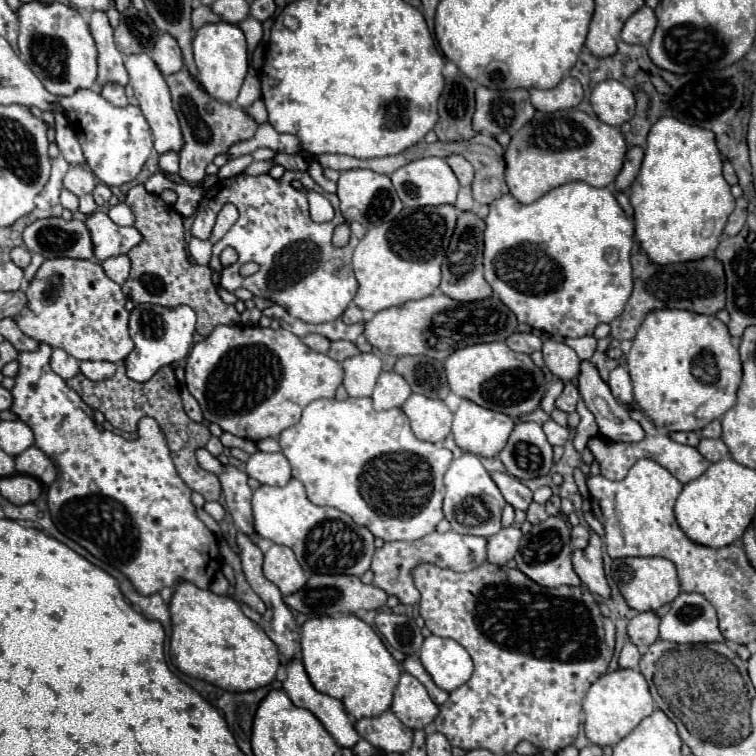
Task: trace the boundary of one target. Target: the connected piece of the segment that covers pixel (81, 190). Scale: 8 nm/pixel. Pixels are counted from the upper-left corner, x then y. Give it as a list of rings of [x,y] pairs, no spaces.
[[[71,166],[69,172],[63,178],[63,186],[69,192],[73,192],[75,196],[85,196],[85,194],[93,192],[95,178],[93,178],[93,174],[87,168],[83,168],[83,166]]]

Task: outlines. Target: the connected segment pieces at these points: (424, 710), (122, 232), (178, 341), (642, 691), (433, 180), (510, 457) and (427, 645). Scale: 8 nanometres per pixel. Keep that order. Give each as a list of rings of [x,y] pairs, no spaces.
[[[403,674],[395,692],[391,712],[411,730],[427,728],[437,716],[439,708],[427,696],[425,686],[411,674]]]
[[[93,212],[85,220],[89,232],[91,232],[91,242],[93,242],[93,254],[99,262],[127,254],[135,244],[141,242],[141,234],[135,228],[123,228],[117,226],[105,212]]]
[[[155,304],[135,306],[129,318],[129,336],[135,348],[125,358],[127,376],[135,382],[147,382],[159,368],[185,360],[185,356],[193,346],[193,334],[195,334],[195,312],[189,306],[177,308],[165,308]]]
[[[615,670],[611,674],[603,674],[587,692],[583,700],[585,712],[585,736],[589,742],[597,746],[613,746],[621,738],[625,738],[643,718],[653,712],[653,698],[649,694],[649,686],[639,670]]]
[[[421,158],[391,174],[391,182],[405,206],[455,204],[459,180],[443,158]]]
[[[519,422],[511,432],[507,446],[499,452],[507,472],[519,480],[545,476],[553,464],[553,446],[535,422]]]
[[[429,636],[423,642],[419,658],[421,658],[421,664],[423,664],[425,672],[445,692],[457,690],[473,674],[471,656],[455,640]]]

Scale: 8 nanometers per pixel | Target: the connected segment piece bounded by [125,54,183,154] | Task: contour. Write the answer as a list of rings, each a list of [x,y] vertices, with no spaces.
[[[133,54],[133,56],[127,56],[125,68],[127,68],[127,72],[129,72],[135,98],[139,100],[139,108],[141,108],[141,112],[143,112],[147,124],[151,126],[155,152],[157,152],[157,154],[165,154],[165,152],[171,152],[171,150],[181,152],[181,148],[183,148],[183,134],[181,134],[181,128],[179,128],[177,114],[175,114],[175,110],[173,110],[173,106],[171,106],[169,88],[167,88],[167,84],[165,84],[163,74],[161,74],[159,68],[157,68],[157,64],[151,60],[149,54]]]

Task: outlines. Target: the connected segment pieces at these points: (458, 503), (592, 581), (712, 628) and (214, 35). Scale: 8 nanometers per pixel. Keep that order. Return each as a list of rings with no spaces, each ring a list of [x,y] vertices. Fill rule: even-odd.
[[[463,454],[461,458],[451,462],[445,474],[445,488],[447,494],[443,500],[443,514],[455,532],[489,538],[503,528],[501,510],[505,506],[505,498],[501,496],[499,488],[495,486],[489,472],[483,468],[475,454]]]
[[[591,534],[587,548],[573,550],[571,562],[575,574],[581,578],[581,584],[585,588],[589,588],[593,594],[599,594],[601,598],[609,598],[611,590],[605,580],[605,572],[601,564],[601,544],[603,540],[597,534]]]
[[[681,592],[673,602],[671,610],[661,618],[659,624],[659,638],[679,644],[697,644],[697,642],[723,642],[723,636],[717,628],[717,614],[715,608],[701,596],[701,594],[687,594]]]
[[[227,22],[203,24],[193,34],[193,52],[199,70],[199,80],[205,86],[207,94],[219,102],[227,102],[227,104],[235,102],[249,68],[247,42],[243,32],[235,24],[227,24]]]

